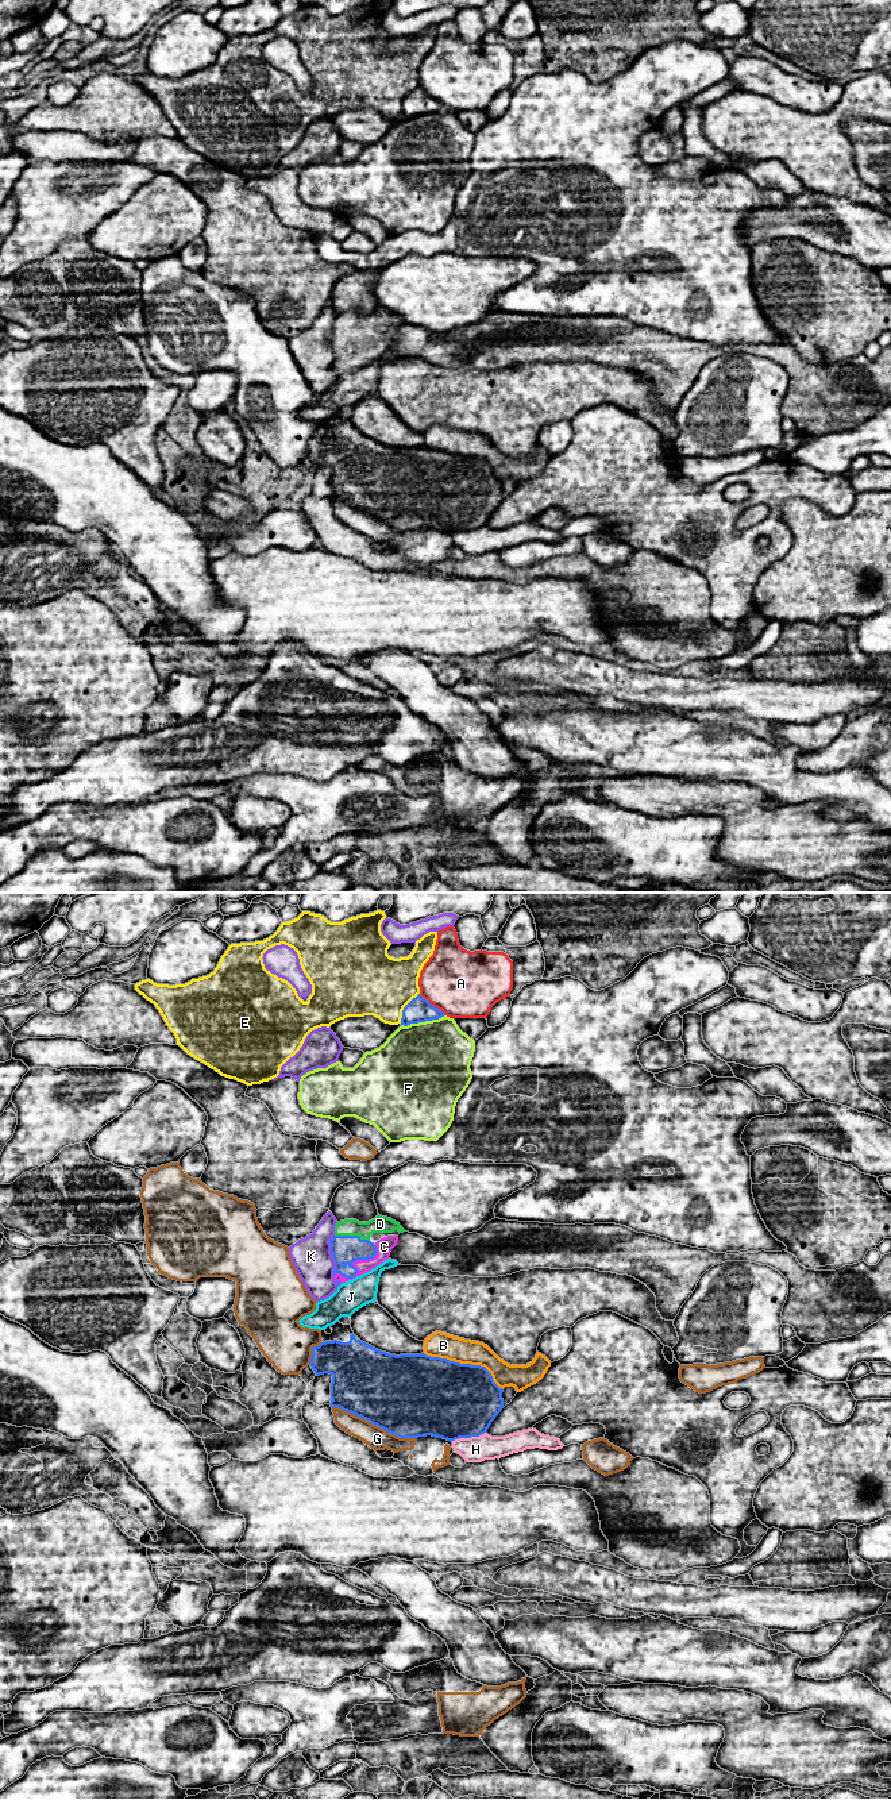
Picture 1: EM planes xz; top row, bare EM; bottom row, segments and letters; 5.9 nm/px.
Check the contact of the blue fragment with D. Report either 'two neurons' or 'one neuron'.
one neuron

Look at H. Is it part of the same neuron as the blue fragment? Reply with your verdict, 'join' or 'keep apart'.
keep apart

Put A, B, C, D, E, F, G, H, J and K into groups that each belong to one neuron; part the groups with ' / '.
A / B / C D / E / F / G / H / J / K

